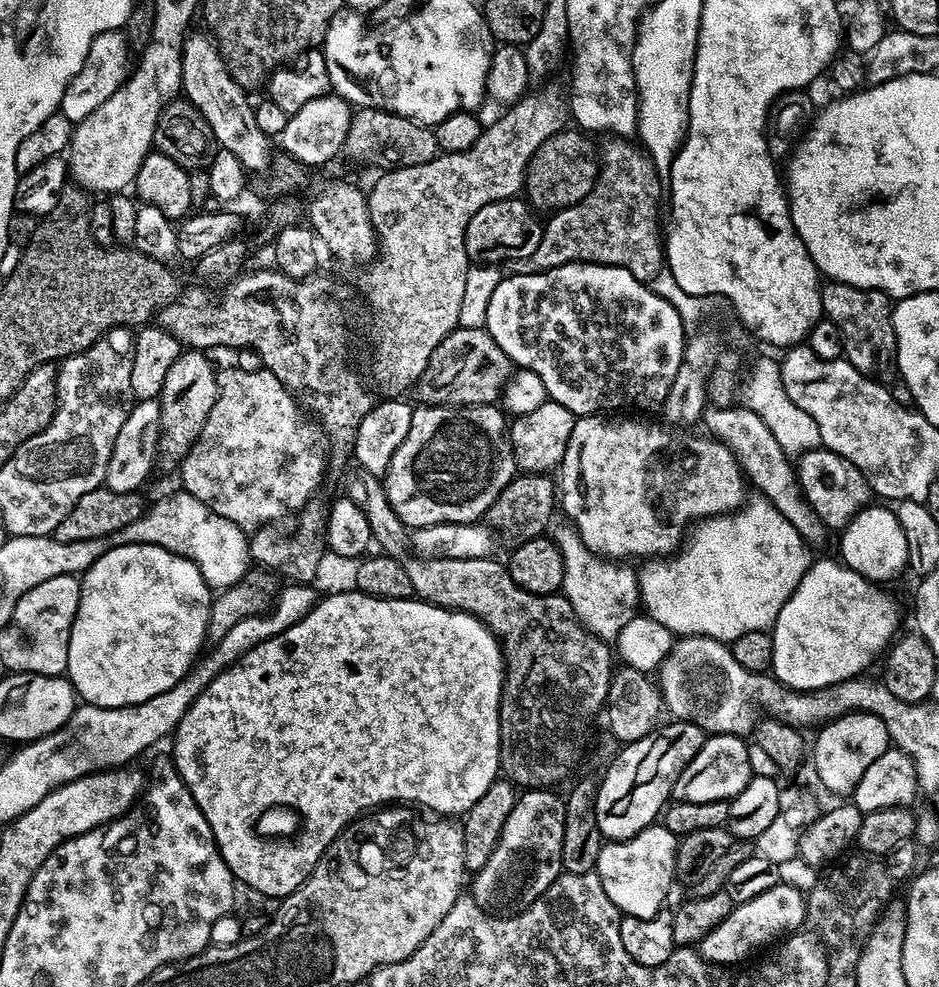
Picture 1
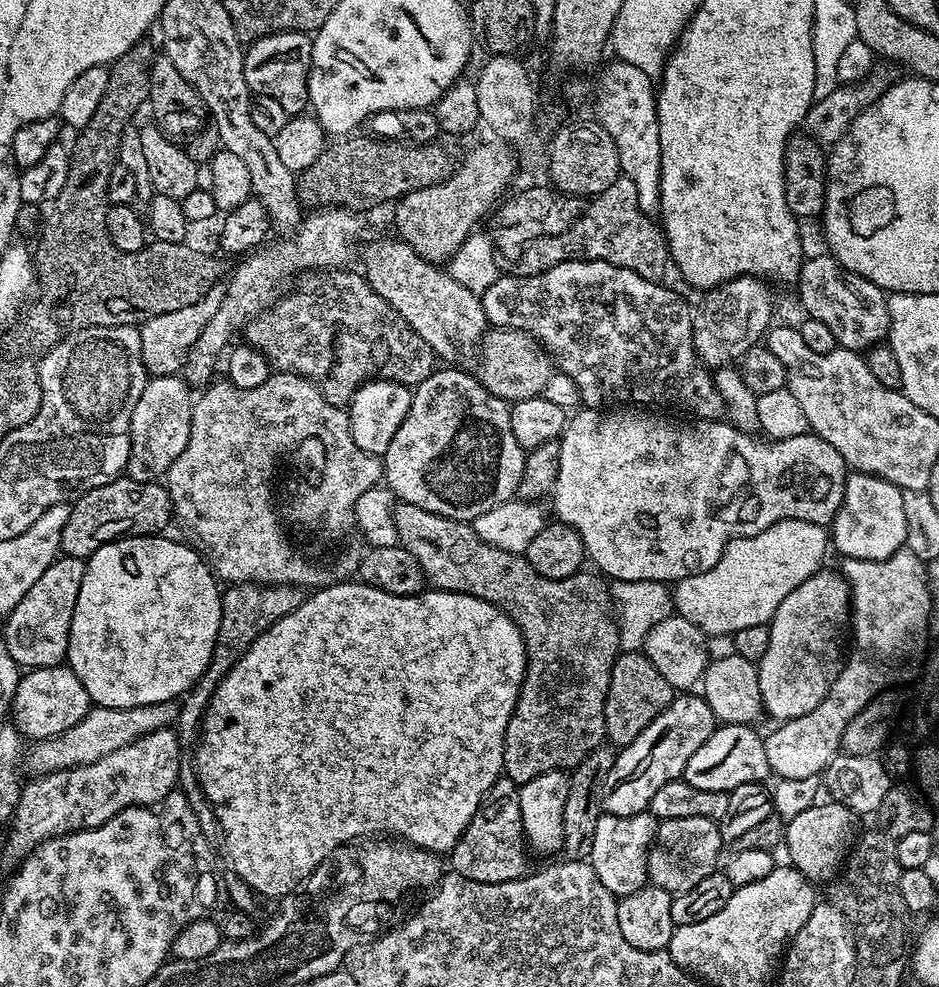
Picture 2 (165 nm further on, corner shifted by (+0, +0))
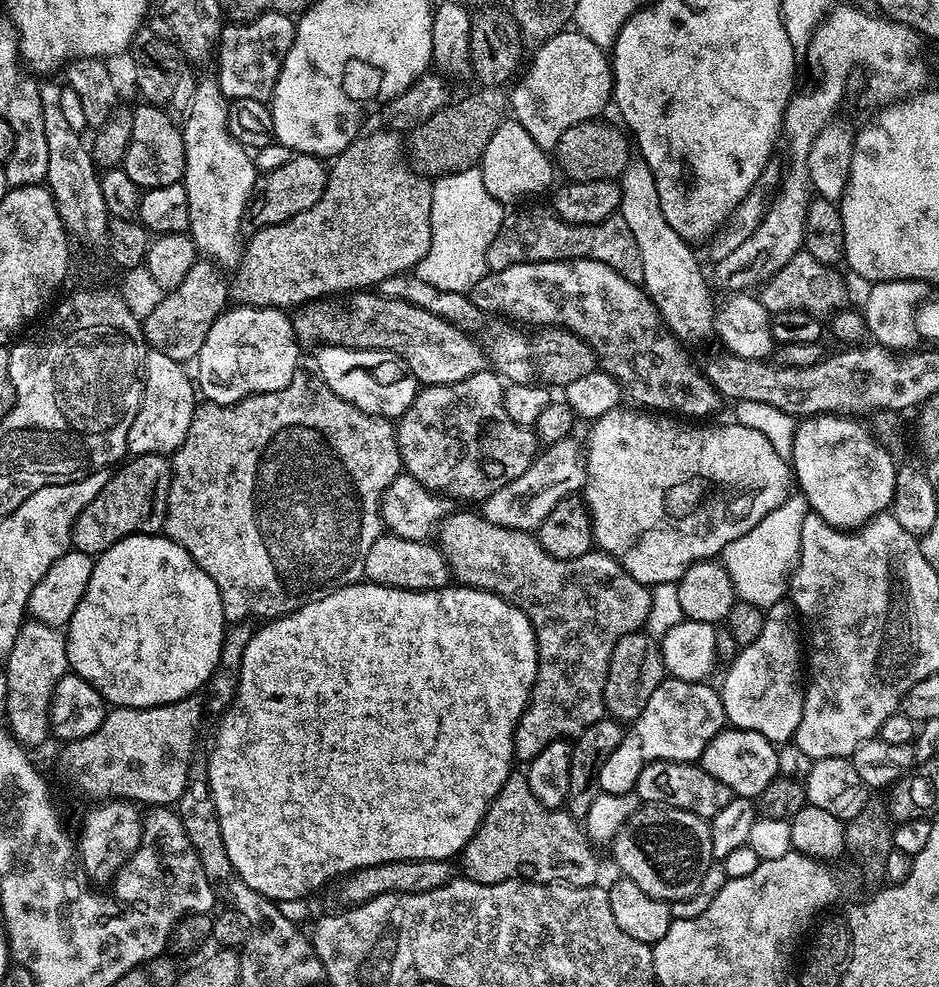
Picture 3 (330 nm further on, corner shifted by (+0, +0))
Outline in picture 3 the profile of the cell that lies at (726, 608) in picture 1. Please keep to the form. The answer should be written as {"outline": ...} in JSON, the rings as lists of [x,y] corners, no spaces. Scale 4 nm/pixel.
{"outline":[[[802,494],[789,495],[783,503],[769,509],[762,522],[754,526],[753,530],[725,546],[720,558],[731,578],[737,599],[750,602],[751,605],[766,610],[779,603],[787,595],[791,575],[795,572],[800,561],[802,522],[809,514],[808,500]]]}

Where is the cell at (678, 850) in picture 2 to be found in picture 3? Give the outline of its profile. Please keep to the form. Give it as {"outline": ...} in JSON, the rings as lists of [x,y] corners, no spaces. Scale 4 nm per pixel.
{"outline":[[[641,803],[640,808],[620,828],[610,849],[623,879],[635,882],[650,898],[673,901],[690,898],[712,863],[712,829],[709,821],[661,804]]]}

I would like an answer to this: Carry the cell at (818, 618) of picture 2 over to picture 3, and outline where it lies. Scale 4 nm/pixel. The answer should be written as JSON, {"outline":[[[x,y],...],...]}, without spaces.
{"outline":[[[779,602],[767,609],[762,626],[762,634],[754,638],[754,642],[743,645],[735,660],[727,665],[728,673],[724,676],[724,685],[718,691],[724,703],[724,715],[727,723],[734,728],[747,732],[762,734],[770,743],[781,746],[789,743],[798,730],[798,722],[802,722],[804,709],[805,681],[800,681],[800,664],[802,668],[802,652],[800,656],[800,640],[796,637],[796,628],[788,619],[794,616],[791,603]]]}

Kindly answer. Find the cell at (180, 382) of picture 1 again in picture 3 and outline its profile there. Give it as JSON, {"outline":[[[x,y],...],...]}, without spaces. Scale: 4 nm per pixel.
{"outline":[[[379,131],[369,136],[361,135],[331,161],[326,190],[310,210],[302,210],[302,214],[286,222],[247,237],[248,245],[243,245],[242,255],[234,268],[236,277],[232,276],[230,280],[230,296],[237,305],[292,310],[310,300],[368,290],[391,276],[415,269],[426,250],[430,250],[432,180],[413,171],[406,163],[405,149],[400,149],[401,133]]]}

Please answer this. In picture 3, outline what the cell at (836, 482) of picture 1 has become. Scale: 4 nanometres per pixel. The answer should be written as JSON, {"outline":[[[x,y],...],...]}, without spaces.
{"outline":[[[619,406],[591,421],[588,450],[586,446],[587,480],[582,489],[582,499],[588,506],[588,513],[592,515],[592,539],[595,547],[608,556],[613,556],[638,582],[649,586],[677,583],[692,564],[719,557],[728,543],[753,530],[754,526],[762,522],[769,509],[783,503],[793,491],[794,473],[789,461],[780,456],[770,444],[768,437],[758,430],[735,422],[724,424],[721,428],[711,428],[708,425],[711,423],[708,422],[681,422],[668,414],[649,414],[644,410],[623,412],[623,410],[624,408]]]}

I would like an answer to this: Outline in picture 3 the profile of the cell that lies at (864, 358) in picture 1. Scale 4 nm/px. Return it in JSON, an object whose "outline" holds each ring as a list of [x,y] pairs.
{"outline":[[[801,250],[759,289],[758,298],[766,306],[769,314],[802,310],[811,316],[831,318],[849,307],[848,284],[835,272],[836,270],[833,265],[823,264],[808,251]]]}

